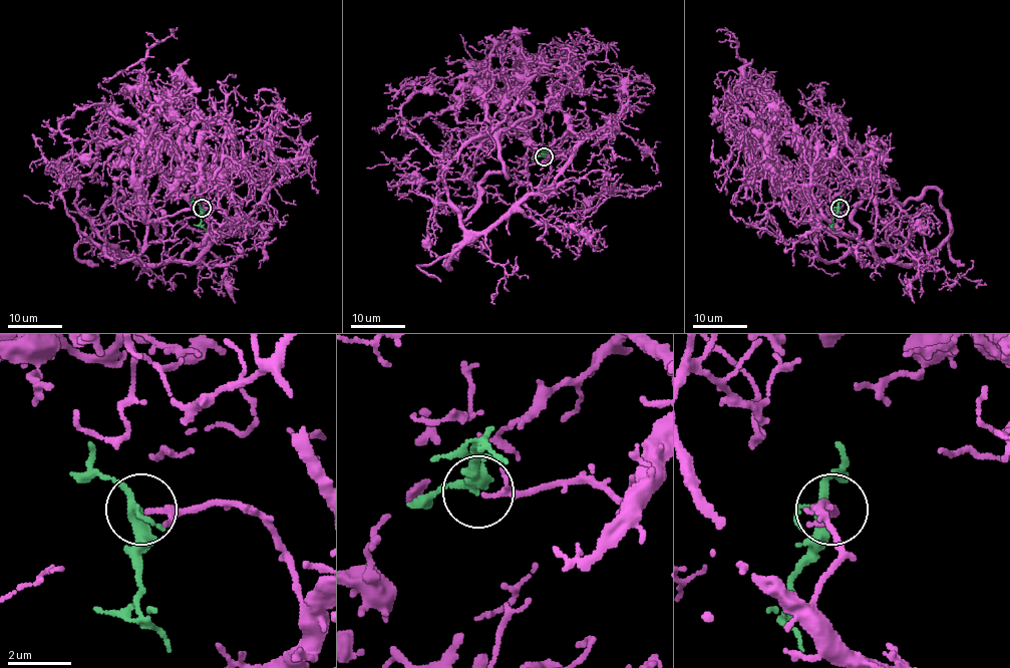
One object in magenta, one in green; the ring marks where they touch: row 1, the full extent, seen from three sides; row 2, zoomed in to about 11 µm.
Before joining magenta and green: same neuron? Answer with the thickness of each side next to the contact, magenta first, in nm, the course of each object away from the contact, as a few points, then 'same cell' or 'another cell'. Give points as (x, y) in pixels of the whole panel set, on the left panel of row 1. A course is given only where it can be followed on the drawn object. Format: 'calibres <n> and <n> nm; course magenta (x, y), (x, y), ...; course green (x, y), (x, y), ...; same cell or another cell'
calibres 140 and 280 nm; course magenta (202, 208), (236, 217), (210, 184), (179, 195), (131, 140), (97, 137), (60, 173), (59, 123), (109, 95); course green (202, 208), (201, 226), (206, 232); same cell

